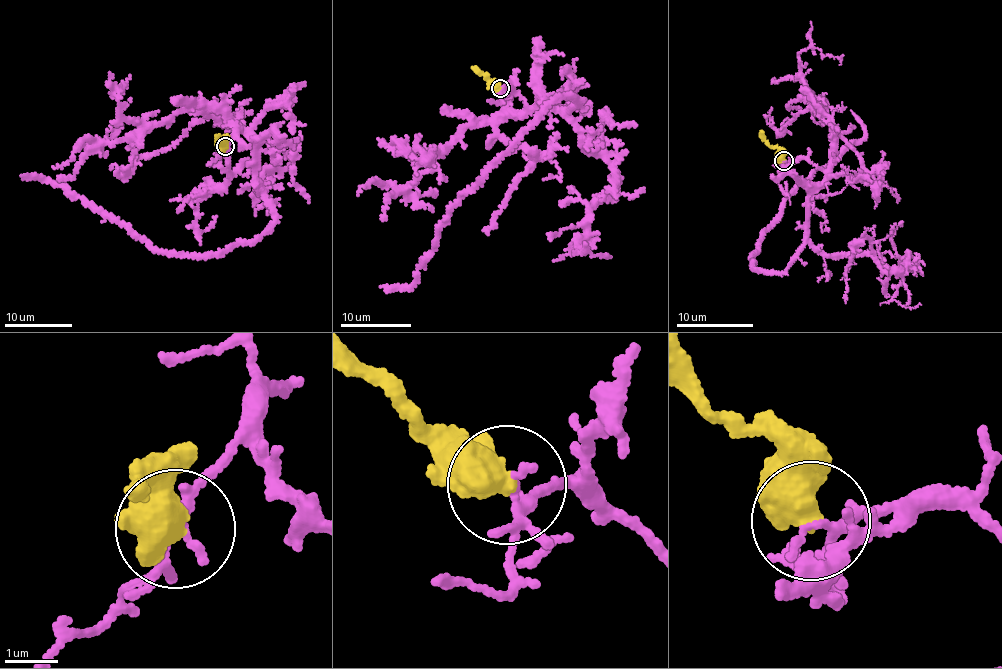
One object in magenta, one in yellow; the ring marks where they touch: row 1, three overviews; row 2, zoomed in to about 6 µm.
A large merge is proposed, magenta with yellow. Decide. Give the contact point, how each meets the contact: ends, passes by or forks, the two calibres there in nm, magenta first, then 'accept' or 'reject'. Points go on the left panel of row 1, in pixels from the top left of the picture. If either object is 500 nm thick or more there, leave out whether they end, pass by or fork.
at (225, 146); 160 nm thick on the magenta side, 650 nm on the other; accept

